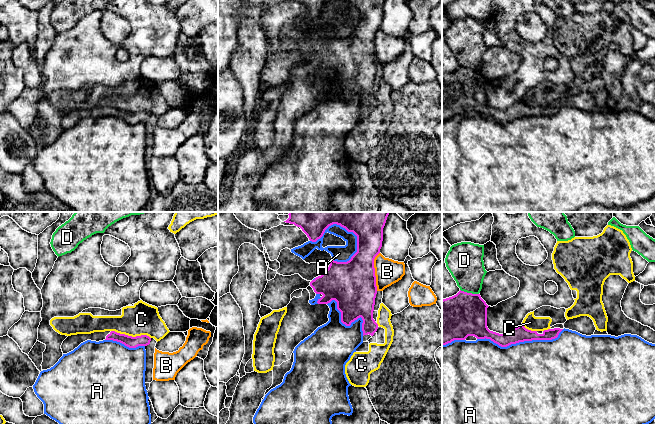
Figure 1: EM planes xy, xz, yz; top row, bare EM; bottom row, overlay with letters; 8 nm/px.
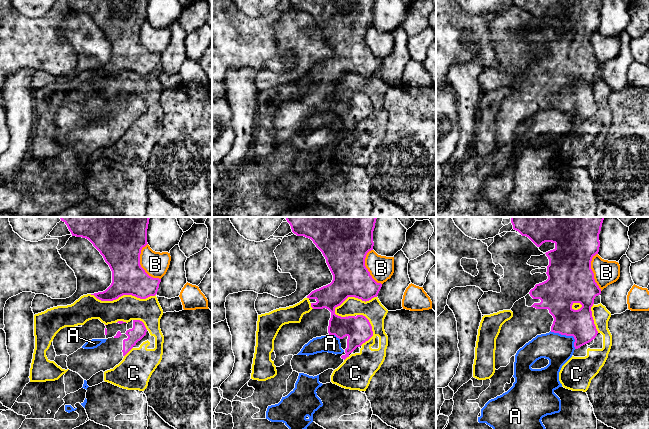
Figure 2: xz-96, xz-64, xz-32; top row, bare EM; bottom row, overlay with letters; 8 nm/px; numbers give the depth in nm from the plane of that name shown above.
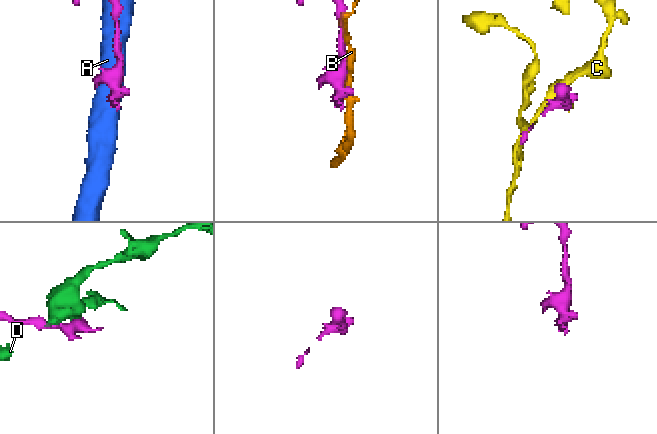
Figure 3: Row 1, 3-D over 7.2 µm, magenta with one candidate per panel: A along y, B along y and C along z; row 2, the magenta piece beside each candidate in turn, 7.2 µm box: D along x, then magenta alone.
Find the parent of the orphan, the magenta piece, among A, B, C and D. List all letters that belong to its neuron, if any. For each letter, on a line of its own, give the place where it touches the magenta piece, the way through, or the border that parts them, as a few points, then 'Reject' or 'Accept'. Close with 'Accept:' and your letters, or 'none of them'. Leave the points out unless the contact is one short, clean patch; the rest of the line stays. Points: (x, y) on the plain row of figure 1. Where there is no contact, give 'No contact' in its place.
A: Touches magenta at yz (520, 117). Reject
B: Touches magenta at xz (374, 47). Reject
C: Touches magenta at xy (131, 112). Reject
D: Touches magenta at yz (469, 69). Reject
Accept: none of them

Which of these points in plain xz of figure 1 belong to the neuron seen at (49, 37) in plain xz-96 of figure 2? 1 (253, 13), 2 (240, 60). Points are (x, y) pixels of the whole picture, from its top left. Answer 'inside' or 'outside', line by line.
1: inside
2: outside

